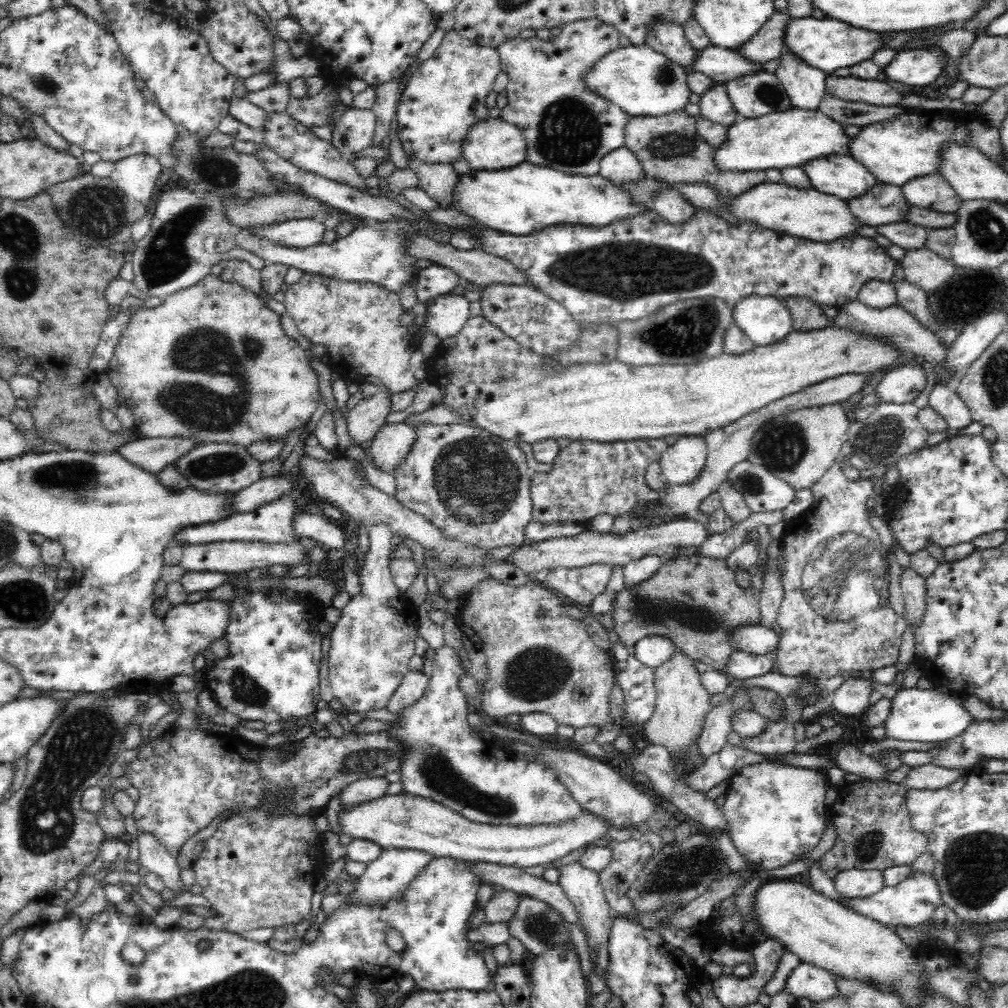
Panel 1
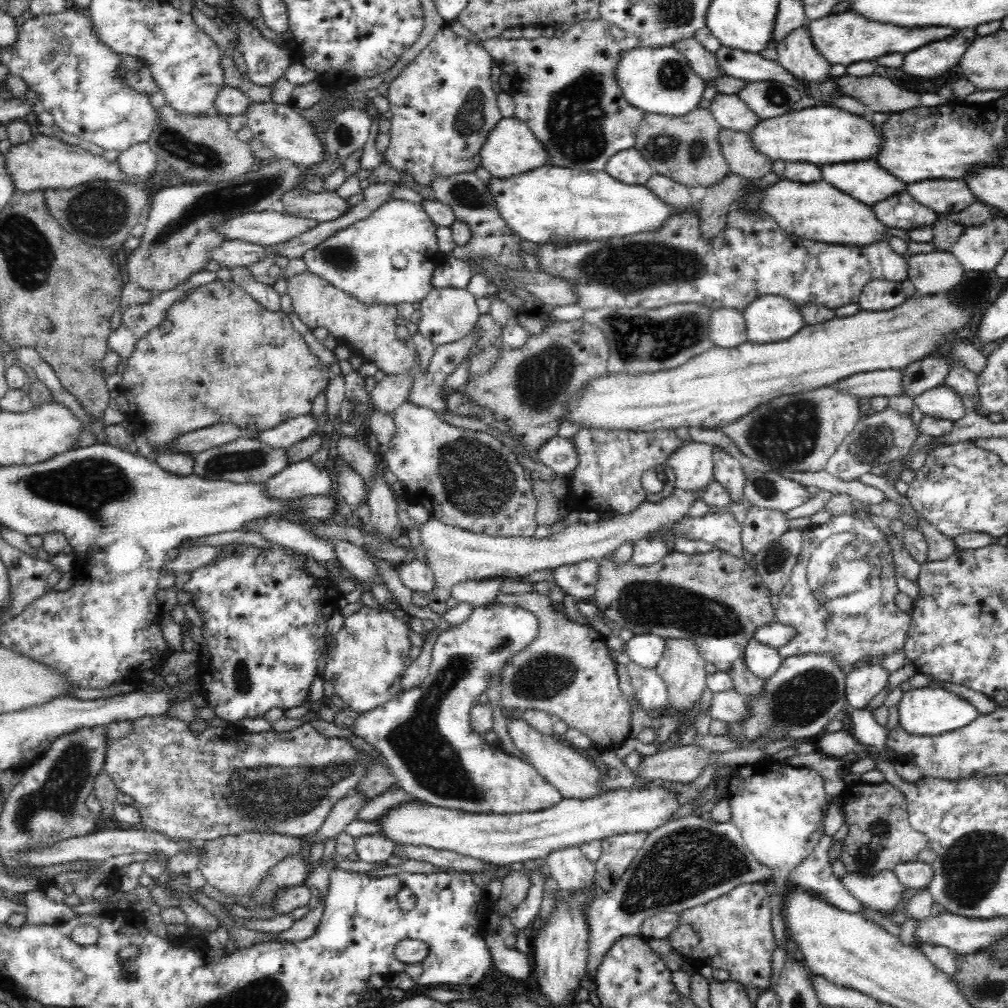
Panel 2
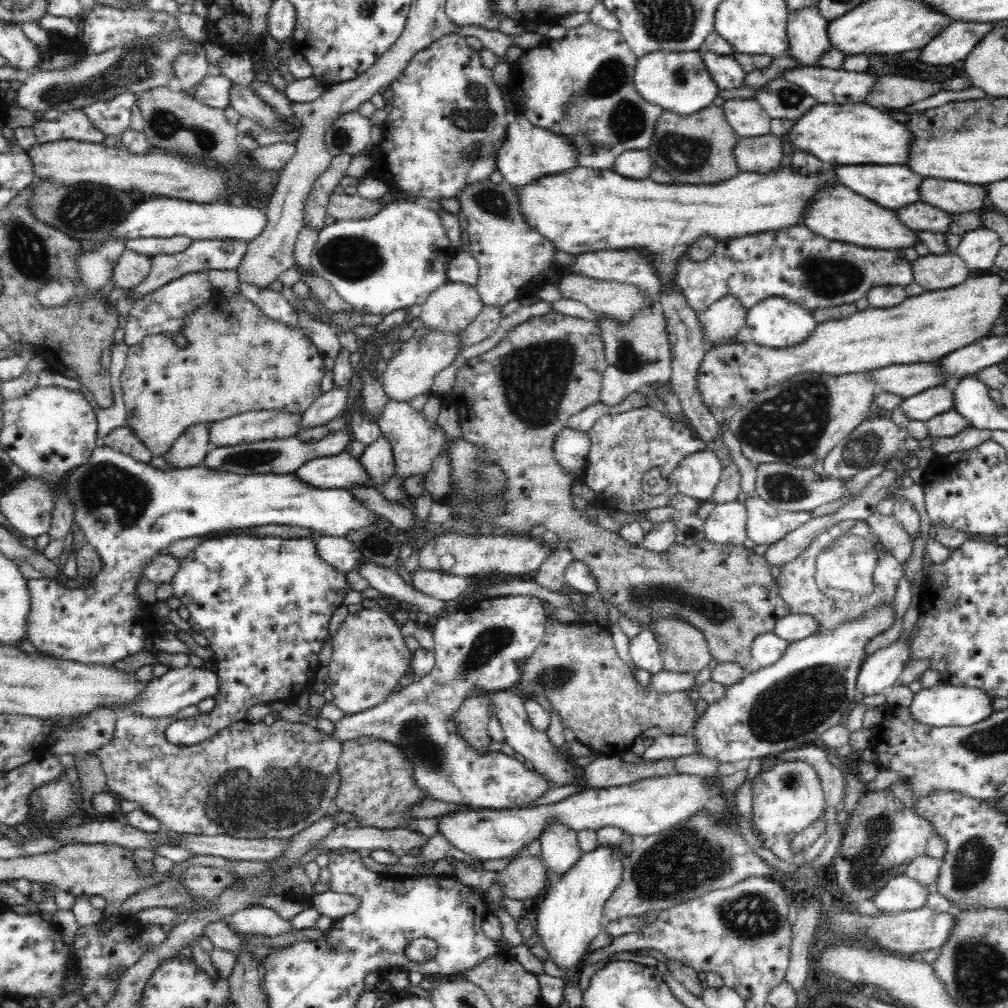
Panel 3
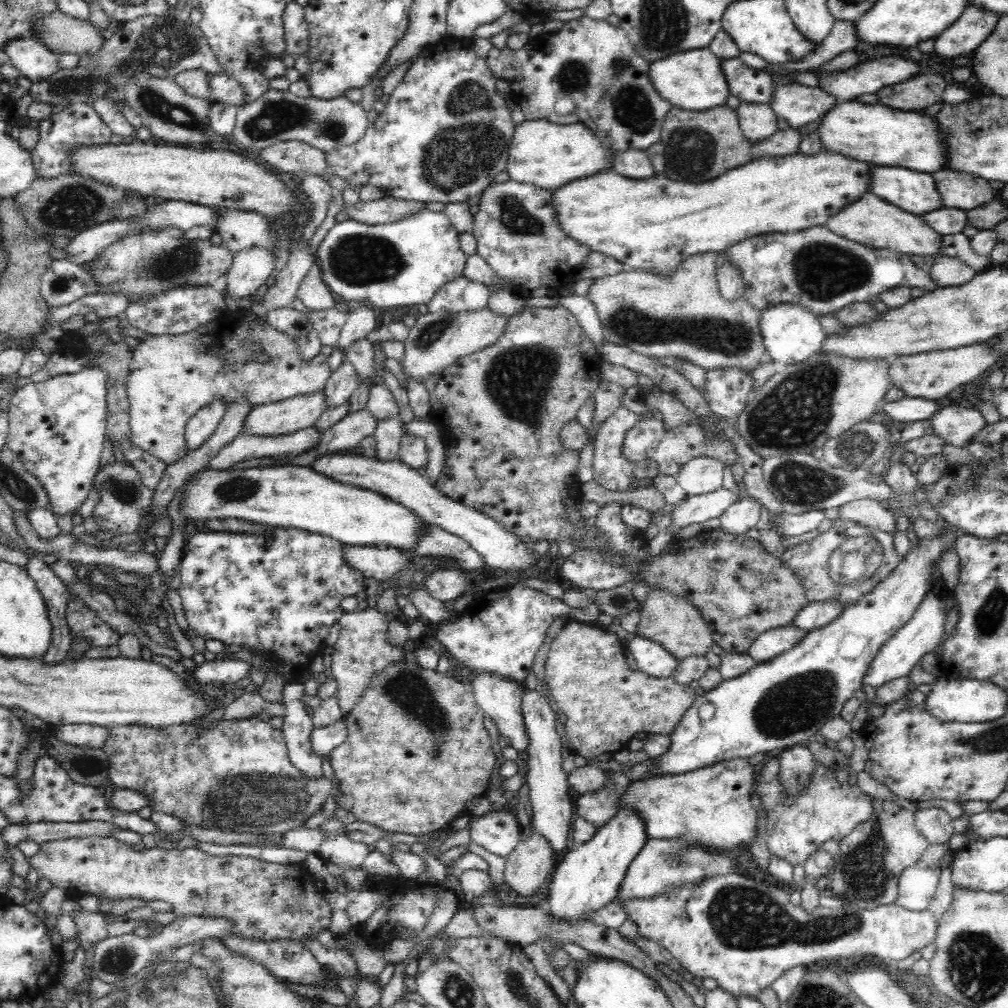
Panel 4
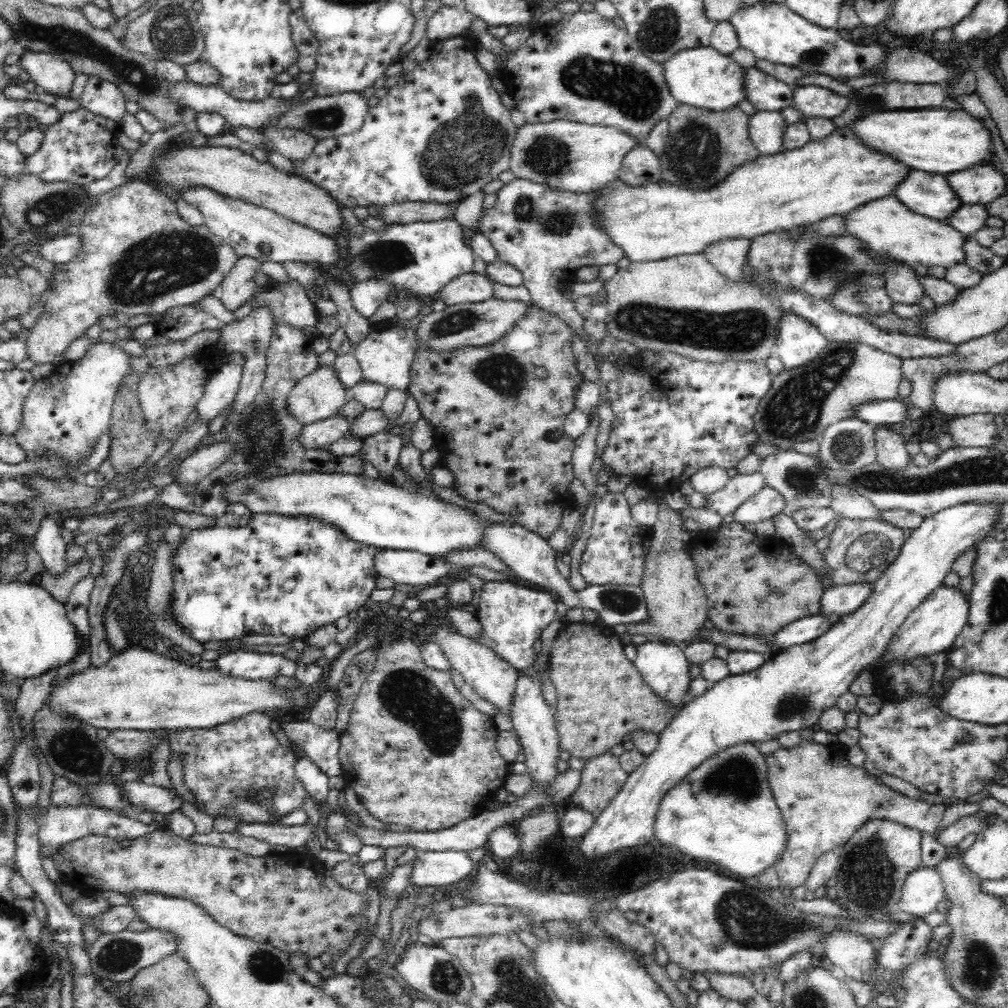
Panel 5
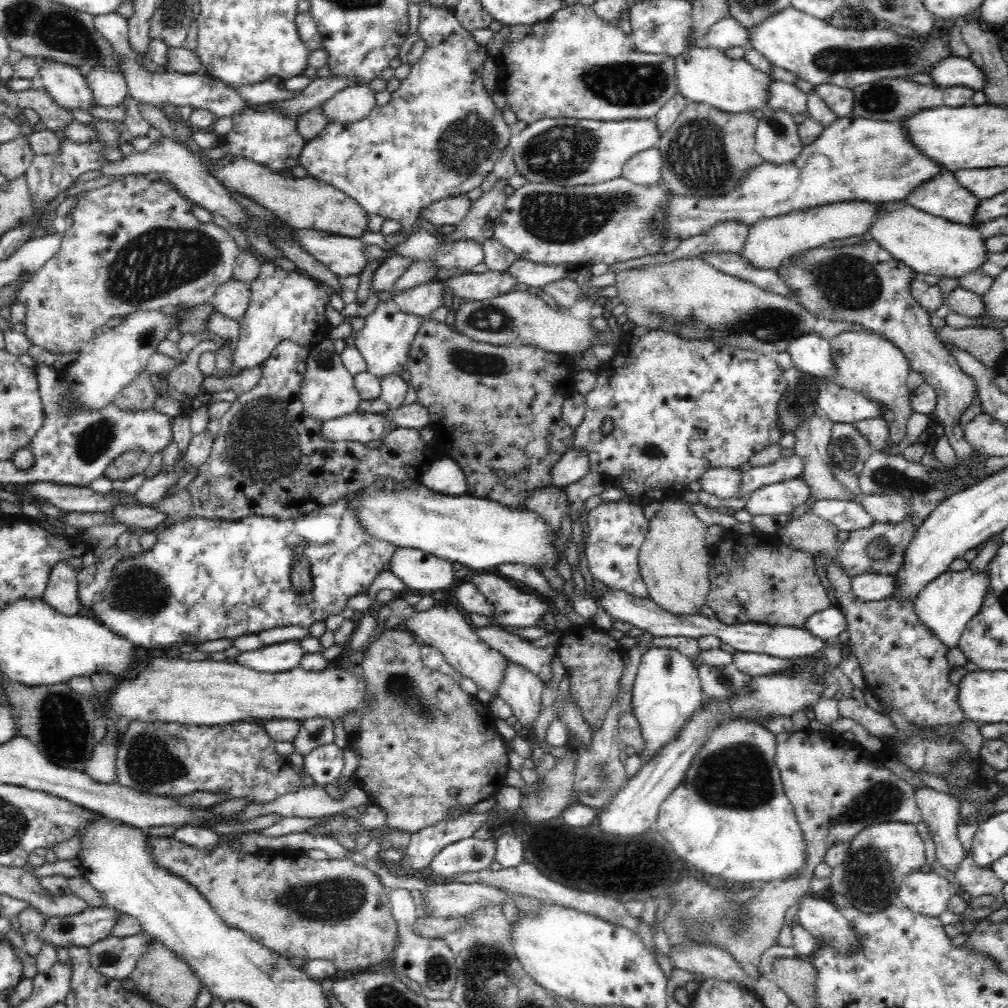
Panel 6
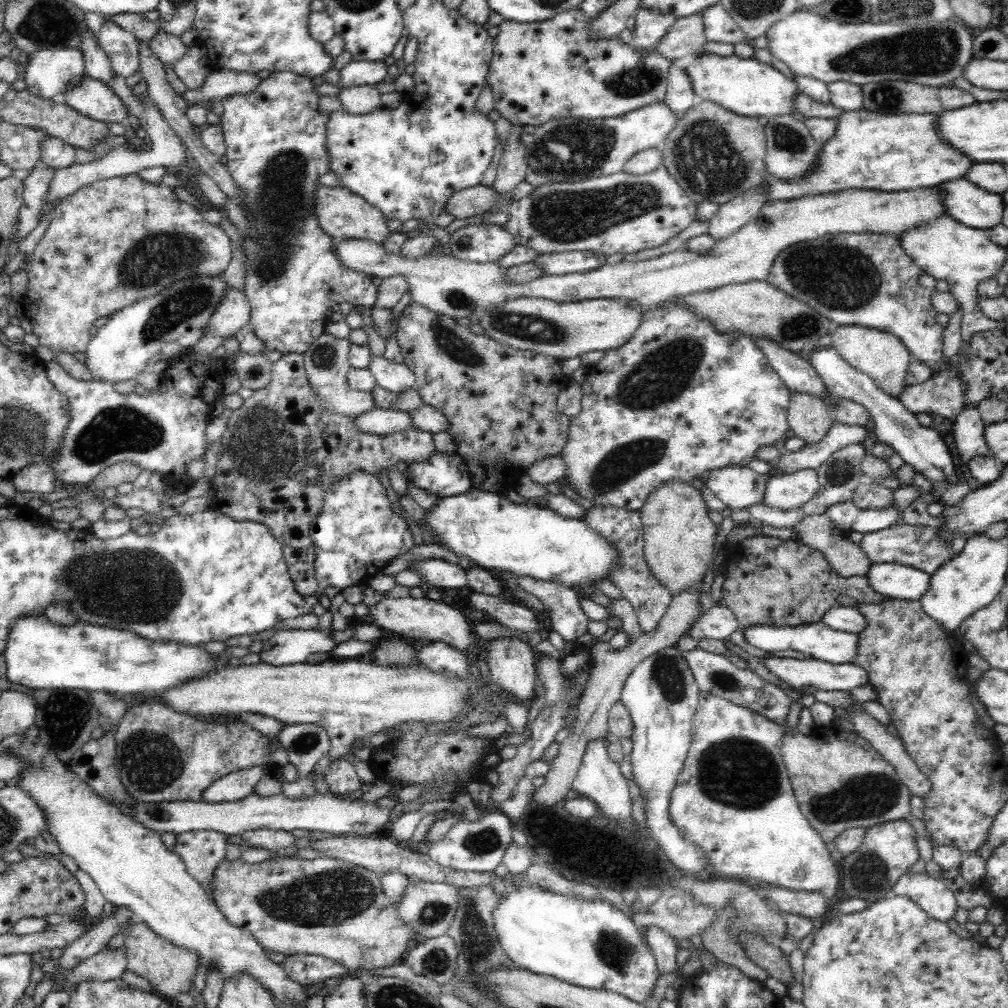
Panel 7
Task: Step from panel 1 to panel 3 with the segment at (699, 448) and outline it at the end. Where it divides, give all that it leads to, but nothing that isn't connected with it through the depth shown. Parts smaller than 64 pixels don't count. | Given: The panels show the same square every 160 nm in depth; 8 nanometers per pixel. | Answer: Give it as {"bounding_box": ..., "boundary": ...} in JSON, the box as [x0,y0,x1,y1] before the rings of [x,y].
{"bounding_box":[670,450,720,502],"boundary":[[[698,450],[682,458],[670,475],[679,494],[708,502],[720,480],[720,461],[712,451]]]}

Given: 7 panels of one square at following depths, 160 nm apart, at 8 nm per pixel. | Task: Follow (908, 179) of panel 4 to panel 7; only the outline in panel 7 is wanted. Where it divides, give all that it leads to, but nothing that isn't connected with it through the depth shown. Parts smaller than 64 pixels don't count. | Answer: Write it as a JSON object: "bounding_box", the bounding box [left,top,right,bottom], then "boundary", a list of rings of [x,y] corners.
{"bounding_box":[936,177,1005,231],"boundary":[[[966,177],[940,182],[936,189],[940,193],[940,203],[942,203],[945,216],[957,220],[963,226],[986,231],[1001,222],[1005,208],[1000,194],[990,194],[986,190],[973,185],[966,180]]]}

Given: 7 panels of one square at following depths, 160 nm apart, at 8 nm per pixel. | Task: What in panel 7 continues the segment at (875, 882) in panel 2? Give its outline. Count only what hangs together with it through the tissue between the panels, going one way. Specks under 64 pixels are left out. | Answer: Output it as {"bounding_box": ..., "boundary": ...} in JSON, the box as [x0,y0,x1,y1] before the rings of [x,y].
{"bounding_box":[893,872,959,922],"boundary":[[[926,872],[903,874],[893,886],[893,895],[914,901],[918,908],[940,922],[953,918],[959,907],[945,879],[932,877]]]}

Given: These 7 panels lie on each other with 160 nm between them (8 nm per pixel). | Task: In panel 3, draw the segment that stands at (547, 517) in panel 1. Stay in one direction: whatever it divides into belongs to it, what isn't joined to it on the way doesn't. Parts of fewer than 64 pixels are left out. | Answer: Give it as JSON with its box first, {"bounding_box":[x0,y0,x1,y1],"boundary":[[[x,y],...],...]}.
{"bounding_box":[579,406,706,512],"boundary":[[[652,406],[602,415],[586,432],[586,436],[590,441],[590,450],[579,479],[596,494],[591,506],[614,512],[642,512],[668,507],[670,500],[679,493],[676,484],[670,484],[662,495],[649,496],[640,488],[644,472],[660,466],[661,474],[667,478],[682,458],[706,449],[706,443],[695,436],[687,425],[670,421]]]}

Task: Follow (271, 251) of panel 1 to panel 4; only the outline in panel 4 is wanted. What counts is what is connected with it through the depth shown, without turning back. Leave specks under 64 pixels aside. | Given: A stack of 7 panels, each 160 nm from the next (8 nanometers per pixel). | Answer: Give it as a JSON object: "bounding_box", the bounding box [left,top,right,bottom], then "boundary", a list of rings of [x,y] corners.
{"bounding_box":[312,208,467,317],"boundary":[[[422,208],[407,218],[397,219],[397,222],[377,223],[375,226],[367,223],[346,219],[335,223],[324,240],[312,250],[314,262],[320,268],[323,282],[334,294],[341,296],[351,305],[366,305],[392,317],[400,308],[419,304],[428,305],[434,294],[448,282],[462,275],[467,257],[460,249],[459,233],[449,223],[442,211],[430,211]]]}

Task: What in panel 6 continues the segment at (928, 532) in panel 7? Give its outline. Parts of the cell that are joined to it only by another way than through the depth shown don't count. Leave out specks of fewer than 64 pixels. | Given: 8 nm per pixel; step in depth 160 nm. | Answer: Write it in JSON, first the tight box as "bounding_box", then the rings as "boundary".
{"bounding_box":[836,516,916,579],"boundary":[[[910,516],[906,517],[906,520],[903,520],[900,524],[895,525],[873,521],[870,526],[864,526],[860,530],[850,530],[848,538],[842,541],[840,548],[838,548],[838,558],[836,560],[840,568],[851,579],[868,572],[894,575],[896,570],[900,568],[904,550],[912,540],[916,529],[912,525]]]}

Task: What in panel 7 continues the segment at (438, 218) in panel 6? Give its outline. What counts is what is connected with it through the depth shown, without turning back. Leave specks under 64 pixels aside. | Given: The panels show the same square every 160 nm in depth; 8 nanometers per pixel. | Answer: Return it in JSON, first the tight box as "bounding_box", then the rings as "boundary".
{"bounding_box":[442,184,496,220],"boundary":[[[479,184],[452,194],[446,200],[442,212],[456,220],[464,220],[488,212],[492,204],[496,204],[496,191]]]}

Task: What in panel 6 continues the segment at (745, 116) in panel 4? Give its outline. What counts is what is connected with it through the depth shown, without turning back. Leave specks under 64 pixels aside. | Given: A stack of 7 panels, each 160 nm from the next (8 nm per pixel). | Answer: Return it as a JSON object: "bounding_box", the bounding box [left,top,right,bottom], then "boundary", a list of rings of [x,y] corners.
{"bounding_box":[754,109,803,164],"boundary":[[[765,109],[754,134],[755,151],[763,161],[772,164],[792,162],[803,146],[796,128],[791,114]]]}

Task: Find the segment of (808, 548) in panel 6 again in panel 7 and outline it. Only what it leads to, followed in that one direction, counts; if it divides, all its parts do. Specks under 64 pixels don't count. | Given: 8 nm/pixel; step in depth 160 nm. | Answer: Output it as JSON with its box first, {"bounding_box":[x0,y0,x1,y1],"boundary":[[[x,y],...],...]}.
{"bounding_box":[790,514,870,578],"boundary":[[[808,514],[800,518],[796,524],[790,528],[794,533],[794,540],[806,545],[808,548],[820,551],[832,570],[842,578],[852,578],[853,576],[865,576],[870,564],[868,557],[860,552],[860,545],[857,545],[848,538],[848,533],[831,521],[829,516],[822,514]]]}

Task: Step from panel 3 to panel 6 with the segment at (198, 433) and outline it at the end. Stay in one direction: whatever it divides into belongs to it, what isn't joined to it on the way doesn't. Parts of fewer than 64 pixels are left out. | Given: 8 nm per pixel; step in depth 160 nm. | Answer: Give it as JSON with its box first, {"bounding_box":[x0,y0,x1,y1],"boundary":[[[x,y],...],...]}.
{"bounding_box":[221,262,333,378],"boundary":[[[268,262],[263,263],[259,275],[251,283],[249,305],[240,319],[238,338],[234,342],[234,372],[222,375],[221,378],[233,377],[242,371],[262,365],[282,340],[293,340],[300,346],[311,348],[328,337],[332,327],[326,319],[324,305],[329,302],[333,290],[318,284],[304,272],[286,272]]]}

